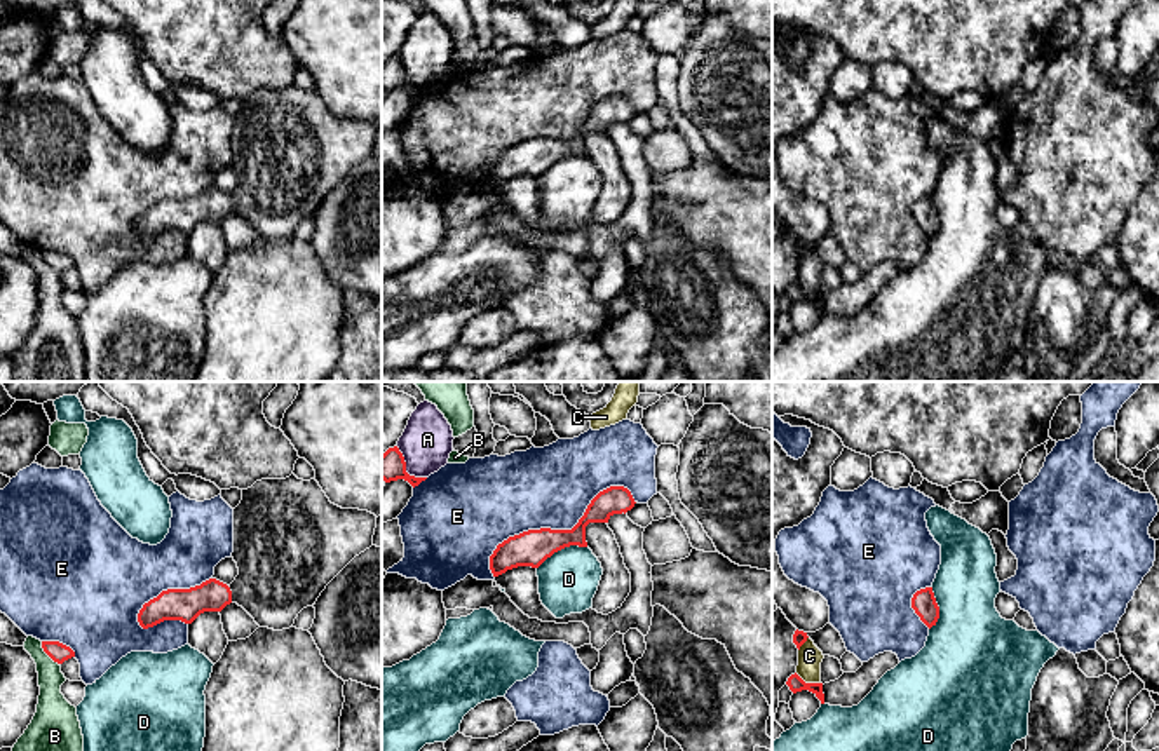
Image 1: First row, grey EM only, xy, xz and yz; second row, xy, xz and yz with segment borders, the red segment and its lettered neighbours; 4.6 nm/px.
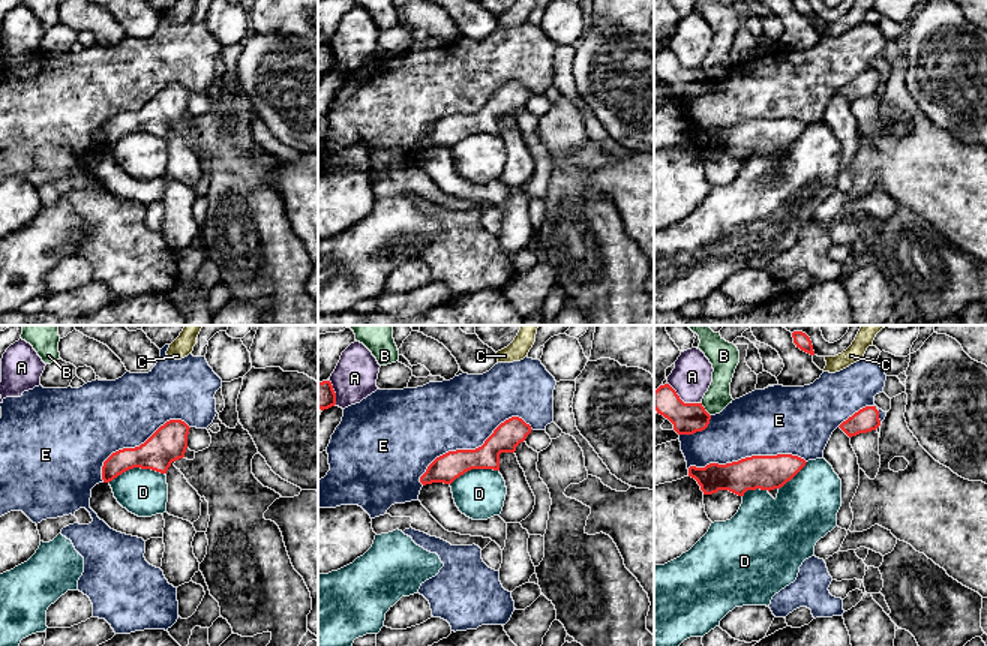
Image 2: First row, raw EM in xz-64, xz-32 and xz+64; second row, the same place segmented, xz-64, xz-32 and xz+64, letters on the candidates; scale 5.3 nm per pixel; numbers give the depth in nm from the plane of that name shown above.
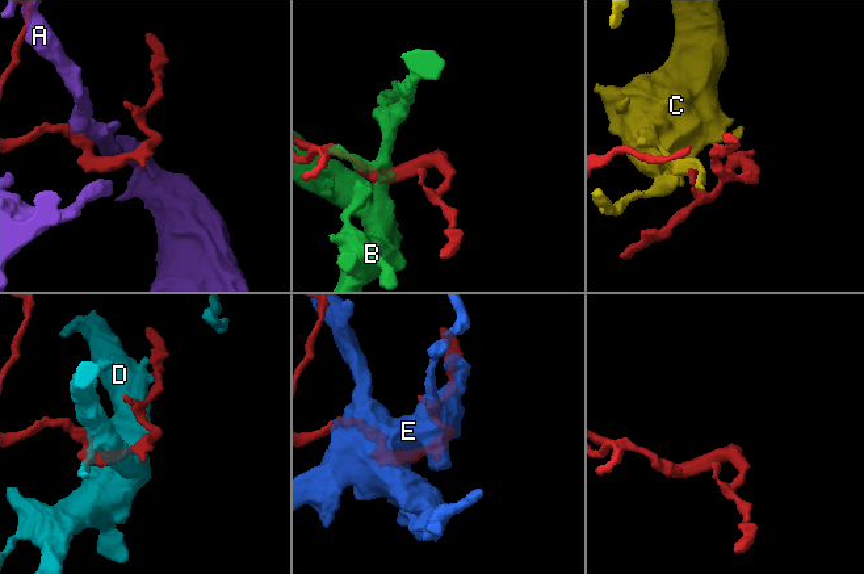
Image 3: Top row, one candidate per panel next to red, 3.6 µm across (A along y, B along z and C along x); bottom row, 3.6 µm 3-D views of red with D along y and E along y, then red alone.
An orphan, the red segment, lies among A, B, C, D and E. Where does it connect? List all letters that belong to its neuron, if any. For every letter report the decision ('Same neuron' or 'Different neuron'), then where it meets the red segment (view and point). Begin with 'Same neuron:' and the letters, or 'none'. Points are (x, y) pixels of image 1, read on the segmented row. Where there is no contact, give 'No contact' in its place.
Same neuron: none
A: Different neuron. Touches red at xz (405, 467)
B: Different neuron. Touches red at xy (47, 654)
C: Different neuron. Touches red at yz (807, 683)
D: Different neuron. Touches red at xz (562, 548)
E: Different neuron. Touches red at xz (553, 530)

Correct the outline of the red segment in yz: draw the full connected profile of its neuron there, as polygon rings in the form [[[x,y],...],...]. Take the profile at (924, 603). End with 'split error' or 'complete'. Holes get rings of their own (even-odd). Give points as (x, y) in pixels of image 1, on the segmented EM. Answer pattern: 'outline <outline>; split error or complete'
outline [[[932,587],[917,591],[912,598],[912,608],[929,629],[936,626],[939,619],[939,606],[936,603]]]; complete

